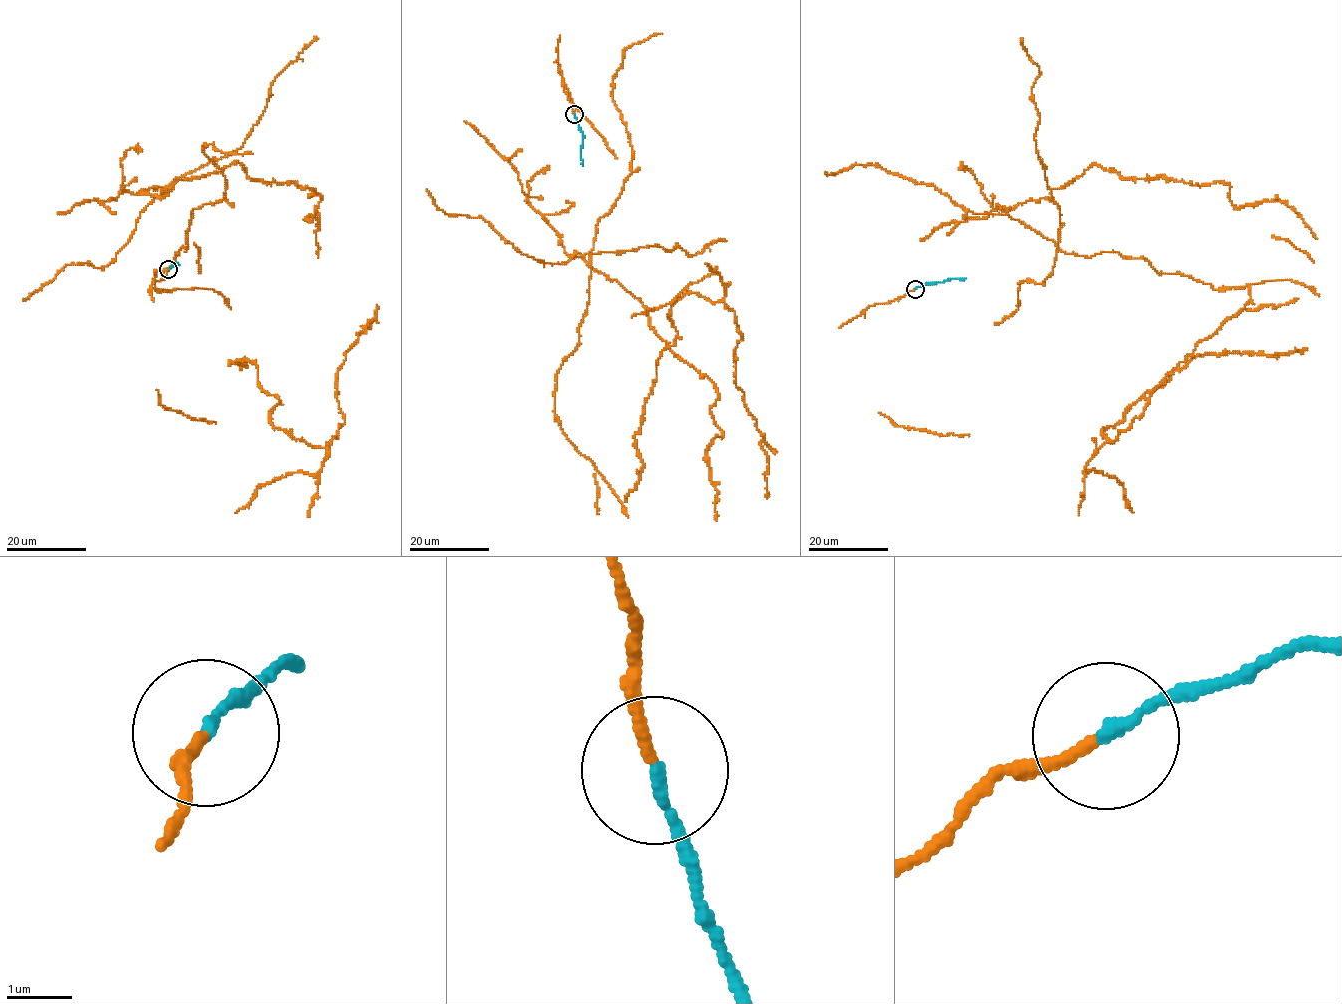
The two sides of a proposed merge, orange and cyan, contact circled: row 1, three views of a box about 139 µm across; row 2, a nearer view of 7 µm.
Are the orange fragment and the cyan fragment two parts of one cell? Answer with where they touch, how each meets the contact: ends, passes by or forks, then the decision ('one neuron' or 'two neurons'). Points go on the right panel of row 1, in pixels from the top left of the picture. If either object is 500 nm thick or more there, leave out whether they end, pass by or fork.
at (915, 289); orange ends there; cyan ends there; one neuron

